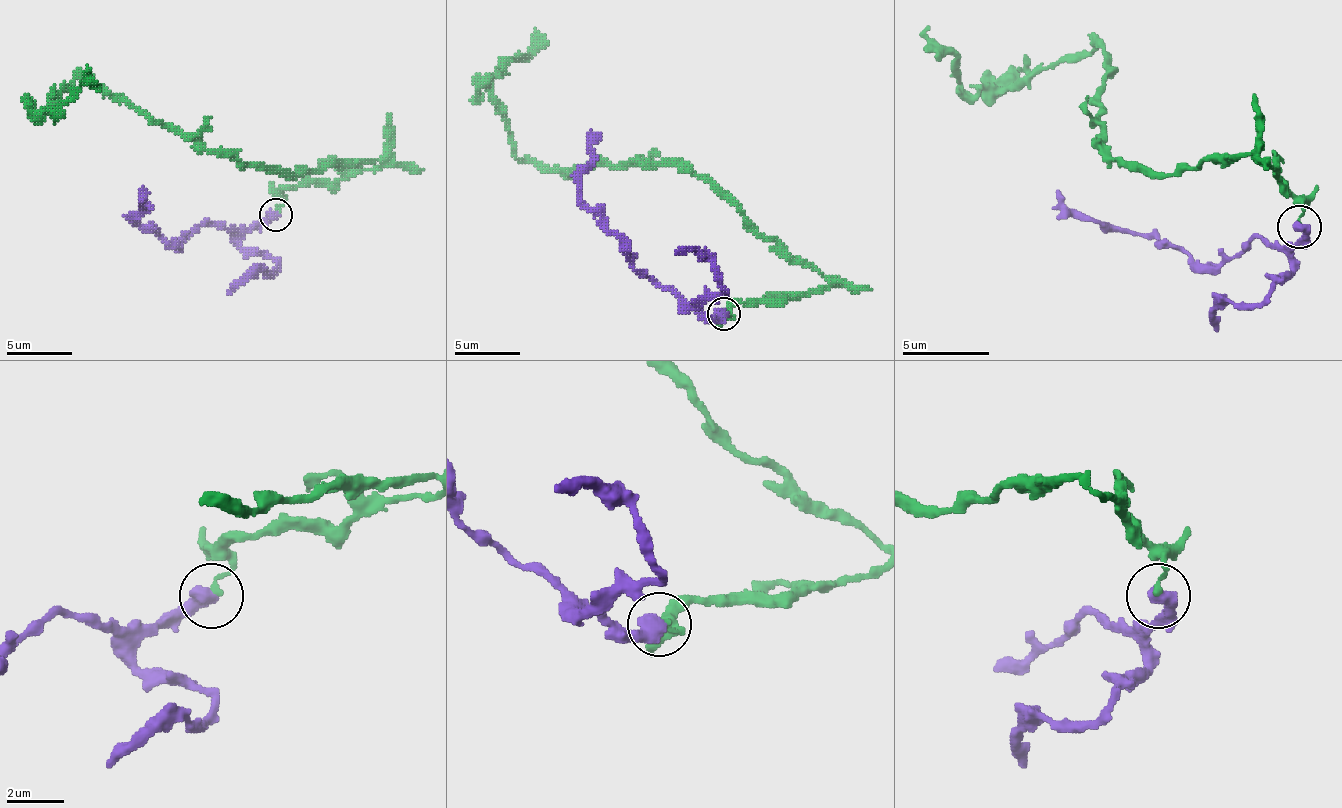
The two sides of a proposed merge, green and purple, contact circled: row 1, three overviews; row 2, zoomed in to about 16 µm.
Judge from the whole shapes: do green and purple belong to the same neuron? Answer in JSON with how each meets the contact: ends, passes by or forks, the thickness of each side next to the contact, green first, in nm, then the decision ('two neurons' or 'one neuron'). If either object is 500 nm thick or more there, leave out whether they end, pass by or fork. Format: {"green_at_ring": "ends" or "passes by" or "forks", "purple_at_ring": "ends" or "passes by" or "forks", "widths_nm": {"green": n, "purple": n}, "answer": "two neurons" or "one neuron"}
{"widths_nm": {"green": 200, "purple": 600}, "answer": "two neurons"}

